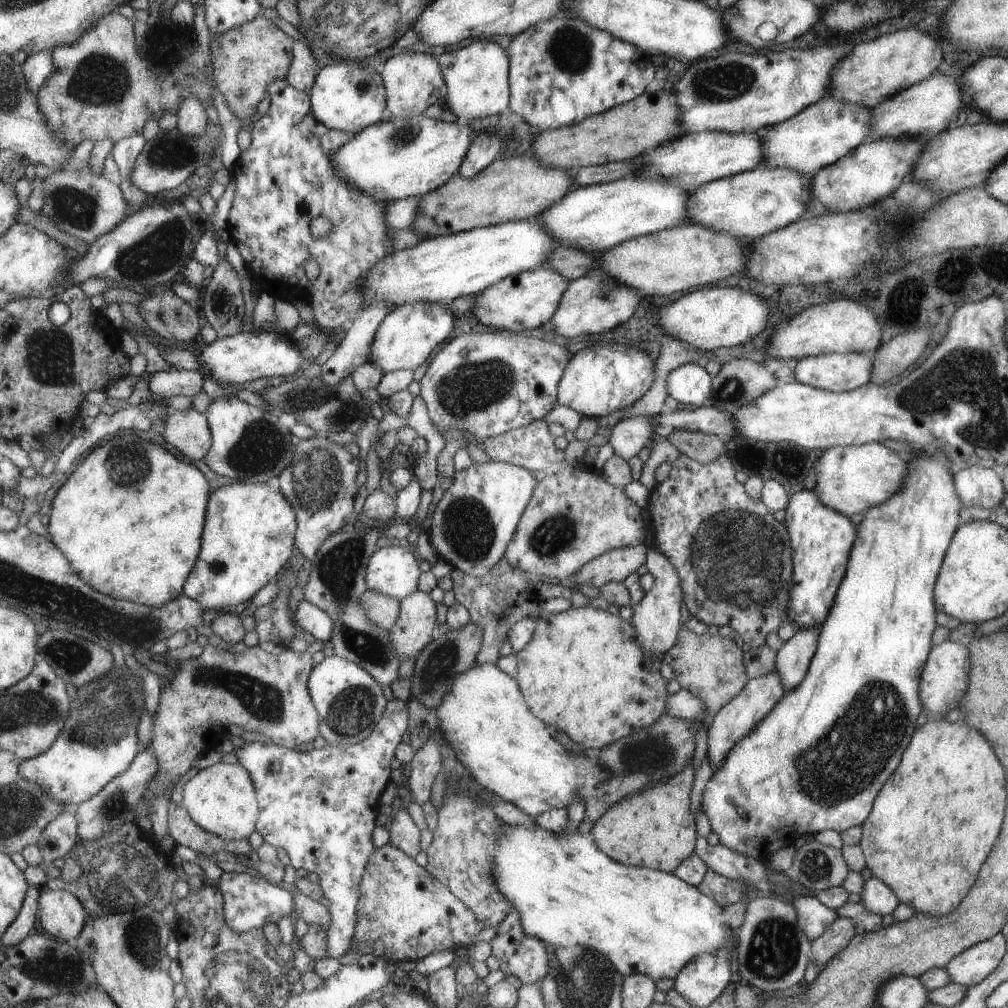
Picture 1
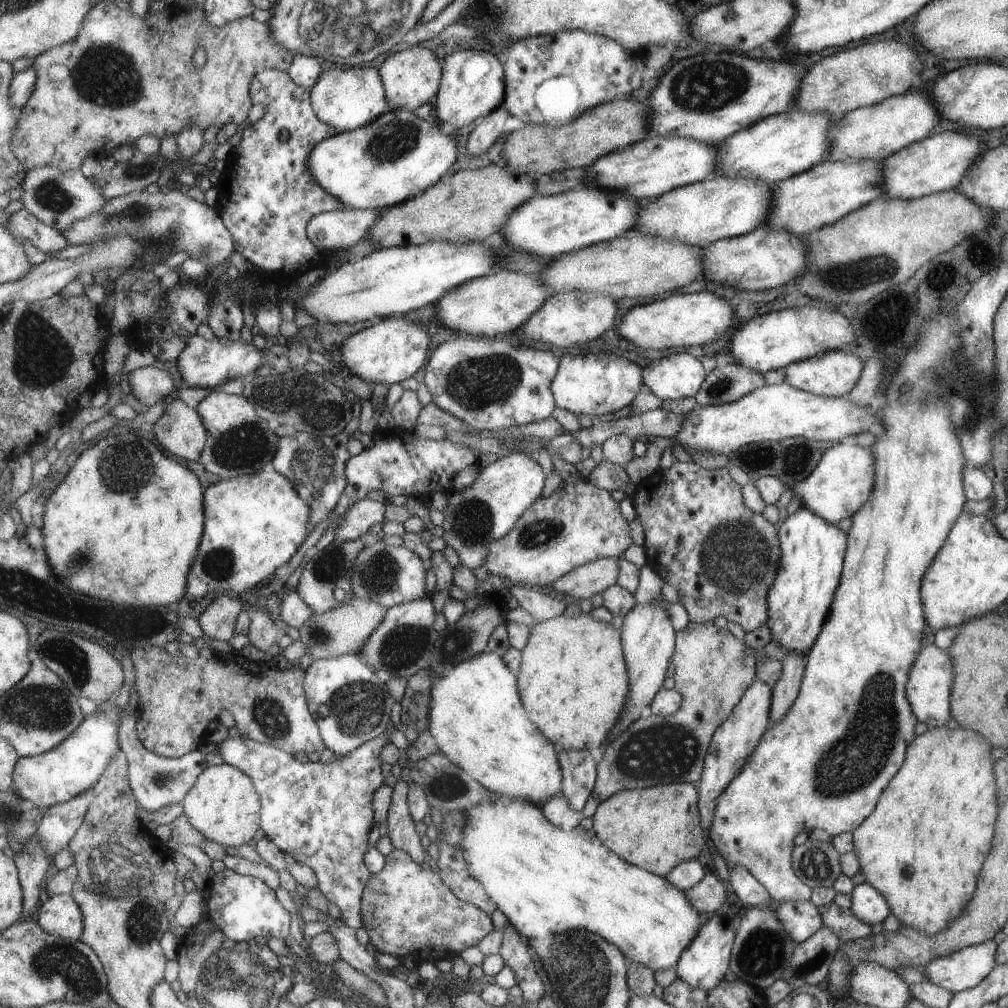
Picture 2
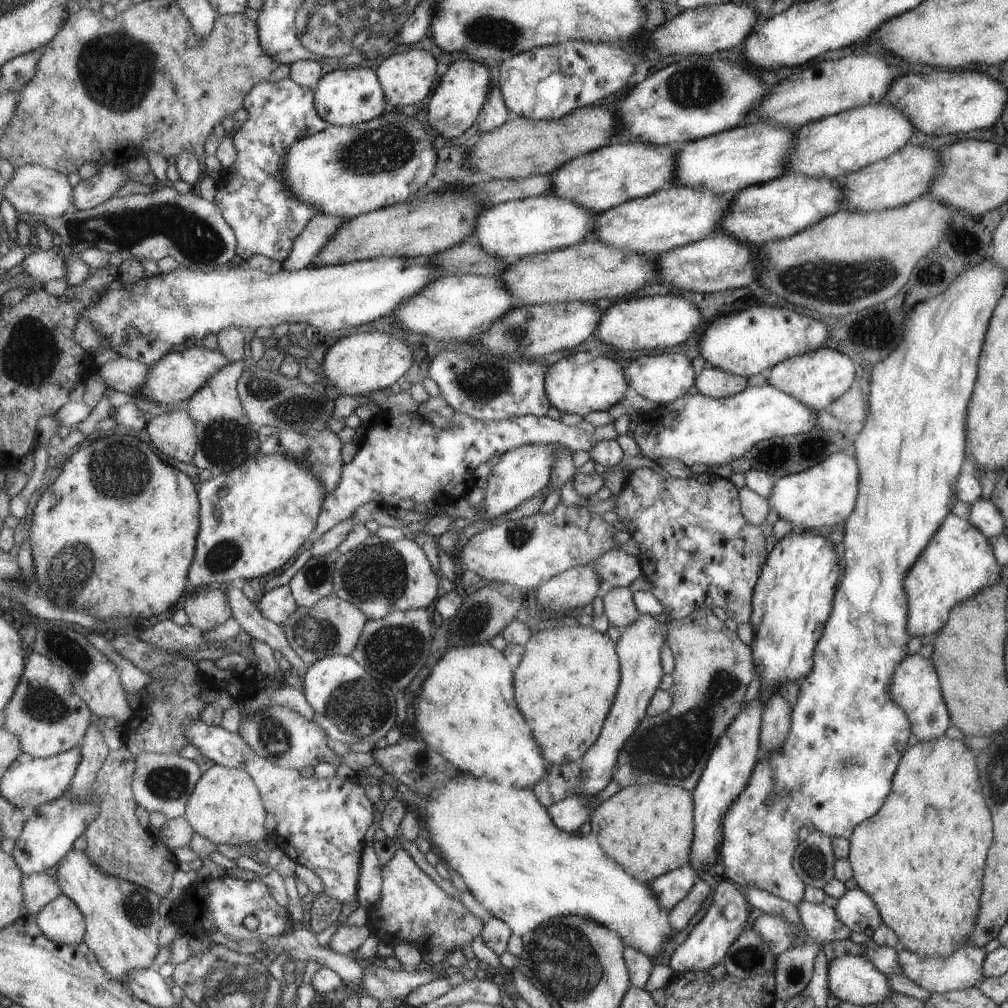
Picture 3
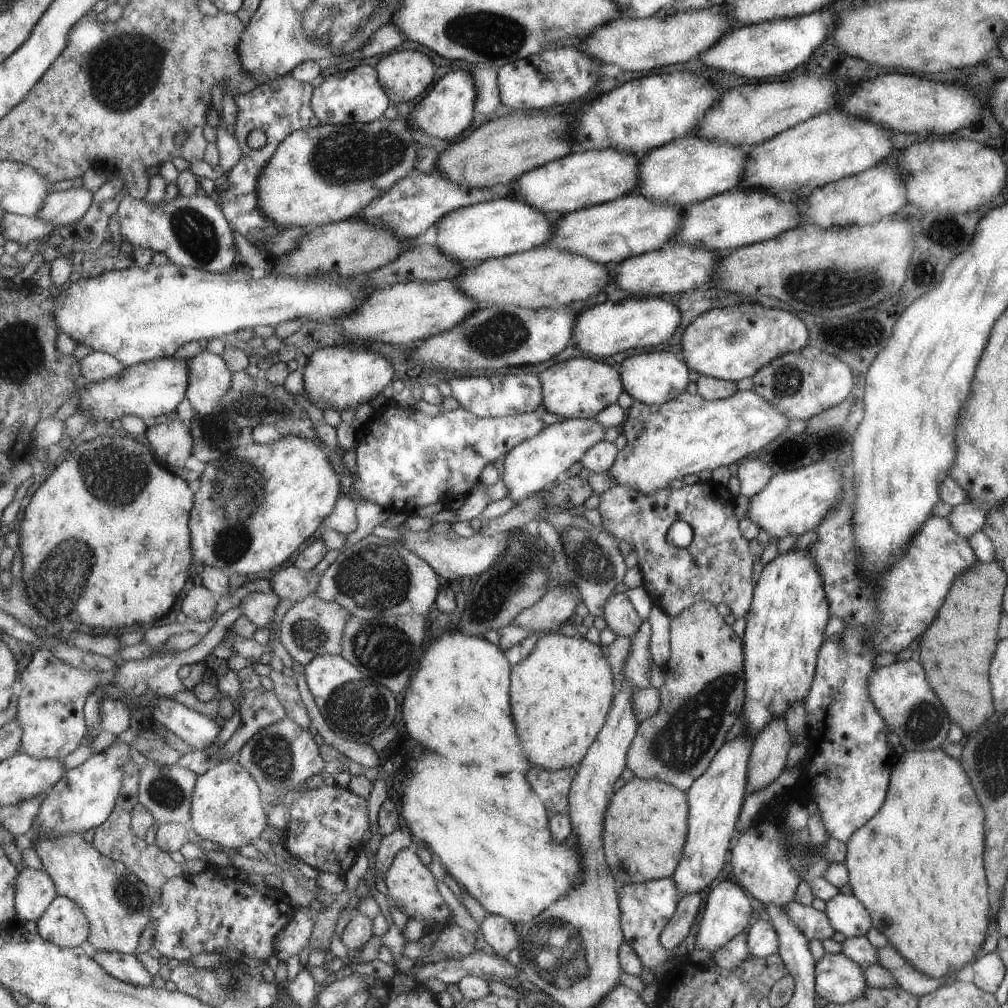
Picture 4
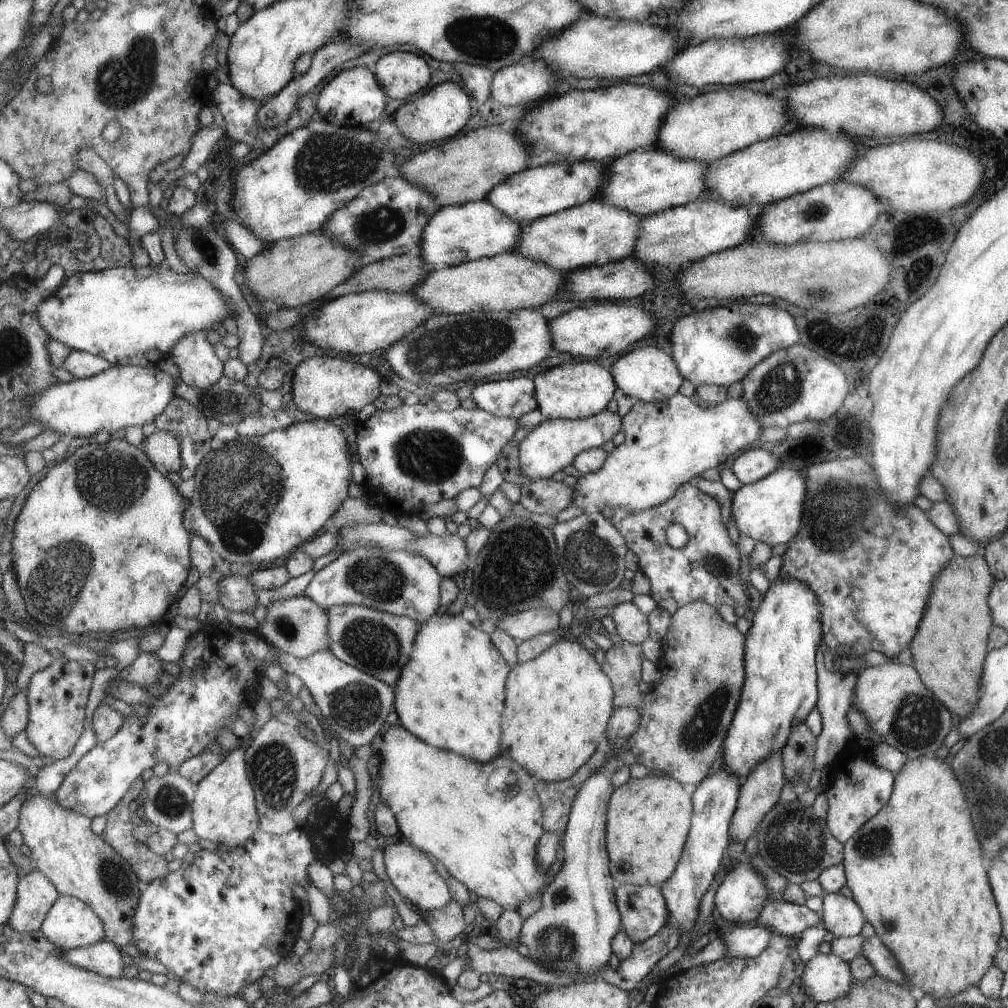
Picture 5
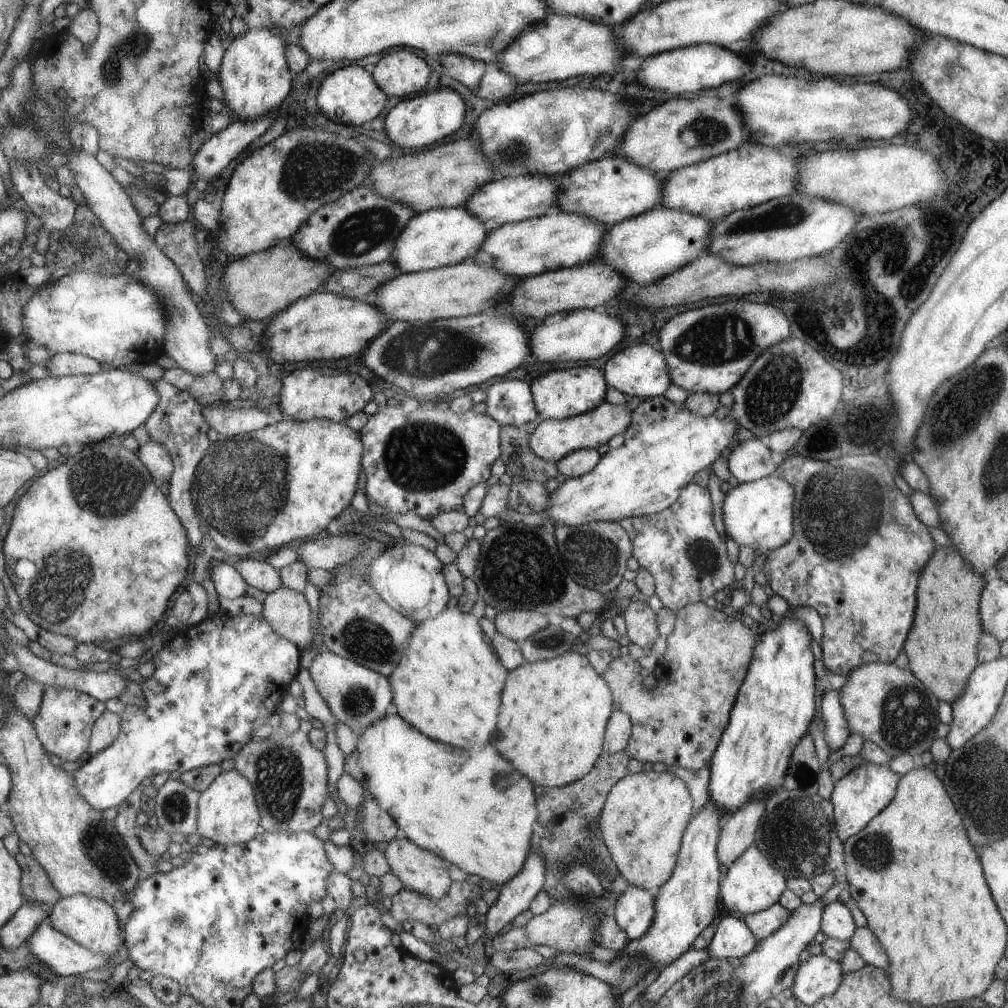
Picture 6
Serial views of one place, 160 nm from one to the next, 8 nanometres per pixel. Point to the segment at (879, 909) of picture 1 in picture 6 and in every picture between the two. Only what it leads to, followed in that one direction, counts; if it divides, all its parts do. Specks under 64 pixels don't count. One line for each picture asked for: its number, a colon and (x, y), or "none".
2: (866, 903)
3: (854, 908)
4: (847, 914)
5: (841, 916)
6: (837, 924)

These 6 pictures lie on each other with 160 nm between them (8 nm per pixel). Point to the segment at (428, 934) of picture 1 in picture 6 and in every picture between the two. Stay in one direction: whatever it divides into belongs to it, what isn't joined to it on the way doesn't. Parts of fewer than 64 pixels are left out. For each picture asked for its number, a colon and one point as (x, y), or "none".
2: (408, 911)
3: (414, 909)
4: (412, 888)
5: (414, 876)
6: (419, 869)

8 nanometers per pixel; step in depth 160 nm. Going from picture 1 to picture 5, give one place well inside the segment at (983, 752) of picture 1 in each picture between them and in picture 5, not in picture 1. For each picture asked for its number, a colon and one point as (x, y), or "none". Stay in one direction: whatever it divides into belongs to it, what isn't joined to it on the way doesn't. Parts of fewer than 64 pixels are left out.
2: (922, 846)
3: (927, 893)
4: (929, 833)
5: (914, 869)

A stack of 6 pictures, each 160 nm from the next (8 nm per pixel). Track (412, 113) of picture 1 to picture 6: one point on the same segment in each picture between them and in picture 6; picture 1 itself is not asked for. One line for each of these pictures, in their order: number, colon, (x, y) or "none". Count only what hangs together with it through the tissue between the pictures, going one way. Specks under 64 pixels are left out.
2: (412, 77)
3: (408, 77)
4: (405, 74)
5: (401, 74)
6: (401, 73)

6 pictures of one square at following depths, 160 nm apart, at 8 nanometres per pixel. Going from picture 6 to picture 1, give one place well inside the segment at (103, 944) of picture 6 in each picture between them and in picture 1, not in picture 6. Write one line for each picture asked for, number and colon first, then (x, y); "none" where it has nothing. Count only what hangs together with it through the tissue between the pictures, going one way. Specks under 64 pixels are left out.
1: (62, 914)
2: (61, 915)
3: (62, 920)
4: (65, 923)
5: (71, 923)

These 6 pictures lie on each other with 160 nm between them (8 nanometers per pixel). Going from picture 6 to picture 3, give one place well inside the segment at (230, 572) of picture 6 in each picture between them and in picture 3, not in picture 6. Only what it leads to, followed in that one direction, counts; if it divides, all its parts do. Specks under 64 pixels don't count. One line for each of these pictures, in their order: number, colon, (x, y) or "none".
3: (278, 605)
4: (259, 607)
5: (237, 593)

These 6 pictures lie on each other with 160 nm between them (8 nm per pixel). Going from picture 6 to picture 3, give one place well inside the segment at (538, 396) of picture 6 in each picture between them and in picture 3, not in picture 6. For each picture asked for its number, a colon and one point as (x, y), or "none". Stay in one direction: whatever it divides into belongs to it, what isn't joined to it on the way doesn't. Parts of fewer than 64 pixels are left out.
3: (580, 383)
4: (577, 388)
5: (576, 390)

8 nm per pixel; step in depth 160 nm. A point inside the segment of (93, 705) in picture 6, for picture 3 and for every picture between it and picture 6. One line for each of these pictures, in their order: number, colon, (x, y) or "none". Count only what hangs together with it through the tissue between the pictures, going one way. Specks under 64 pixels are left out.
3: (47, 713)
4: (52, 693)
5: (59, 696)

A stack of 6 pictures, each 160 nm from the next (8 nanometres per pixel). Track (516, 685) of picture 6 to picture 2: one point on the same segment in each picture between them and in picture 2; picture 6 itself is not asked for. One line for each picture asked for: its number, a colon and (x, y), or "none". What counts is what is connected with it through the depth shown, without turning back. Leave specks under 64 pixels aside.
2: (573, 680)
3: (565, 685)
4: (561, 692)
5: (558, 704)

